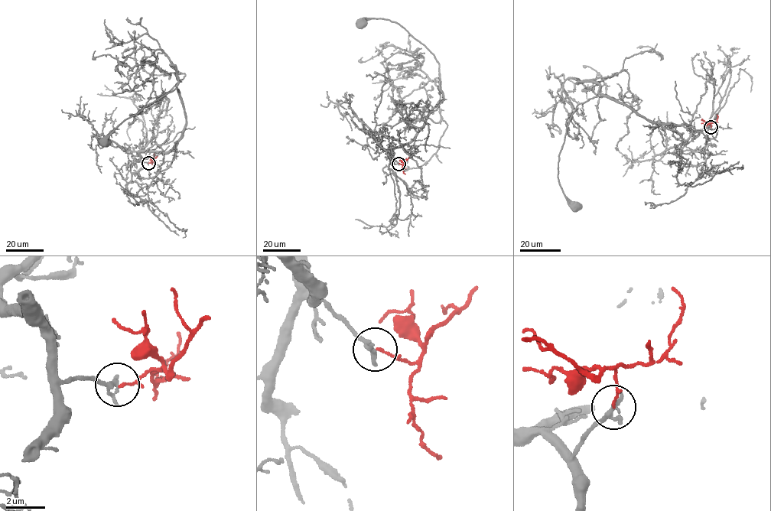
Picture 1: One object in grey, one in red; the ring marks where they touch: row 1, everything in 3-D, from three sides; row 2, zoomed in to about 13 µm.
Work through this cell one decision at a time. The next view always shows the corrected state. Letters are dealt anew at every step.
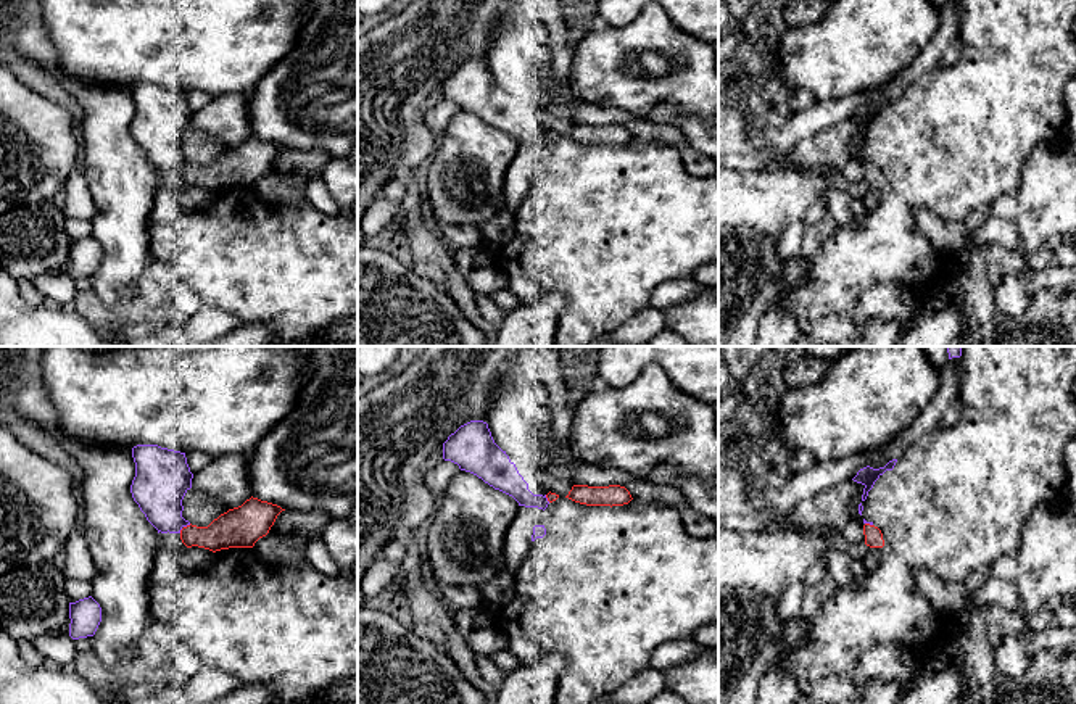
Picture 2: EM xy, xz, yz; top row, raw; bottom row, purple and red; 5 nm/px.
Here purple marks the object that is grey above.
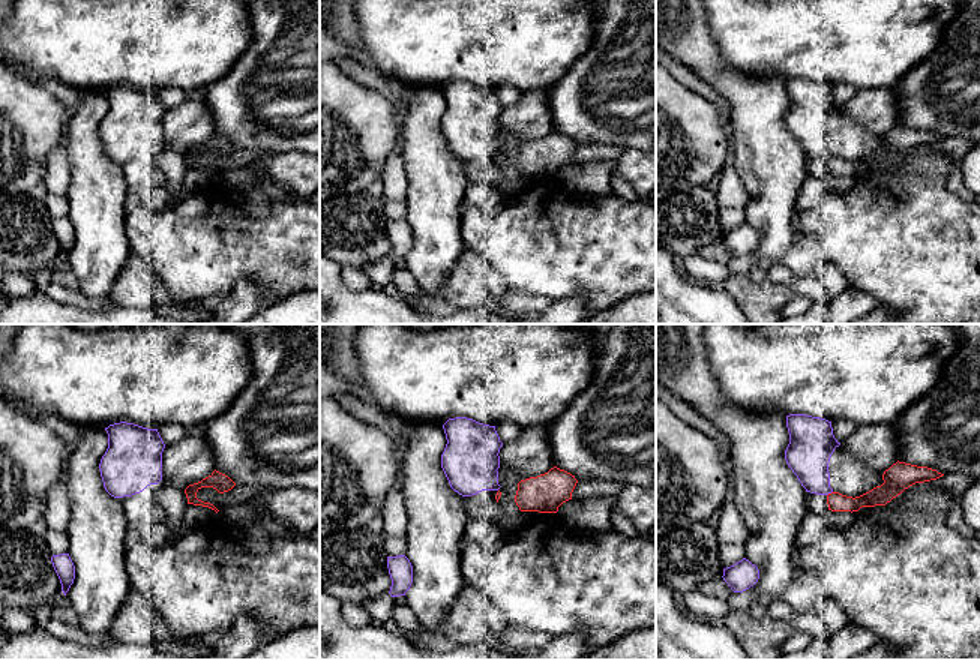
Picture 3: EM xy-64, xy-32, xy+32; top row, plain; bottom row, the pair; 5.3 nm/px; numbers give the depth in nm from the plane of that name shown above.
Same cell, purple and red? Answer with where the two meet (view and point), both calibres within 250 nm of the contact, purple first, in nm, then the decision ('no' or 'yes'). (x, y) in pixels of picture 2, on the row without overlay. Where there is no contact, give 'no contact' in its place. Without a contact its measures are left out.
contact xy (184, 165); calibres 260 and 190 nm; no

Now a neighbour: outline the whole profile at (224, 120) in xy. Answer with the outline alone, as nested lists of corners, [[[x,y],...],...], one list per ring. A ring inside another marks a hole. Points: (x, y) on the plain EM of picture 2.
[[[224,93],[193,113],[192,126],[224,148],[242,145],[253,135],[248,118],[248,95]]]

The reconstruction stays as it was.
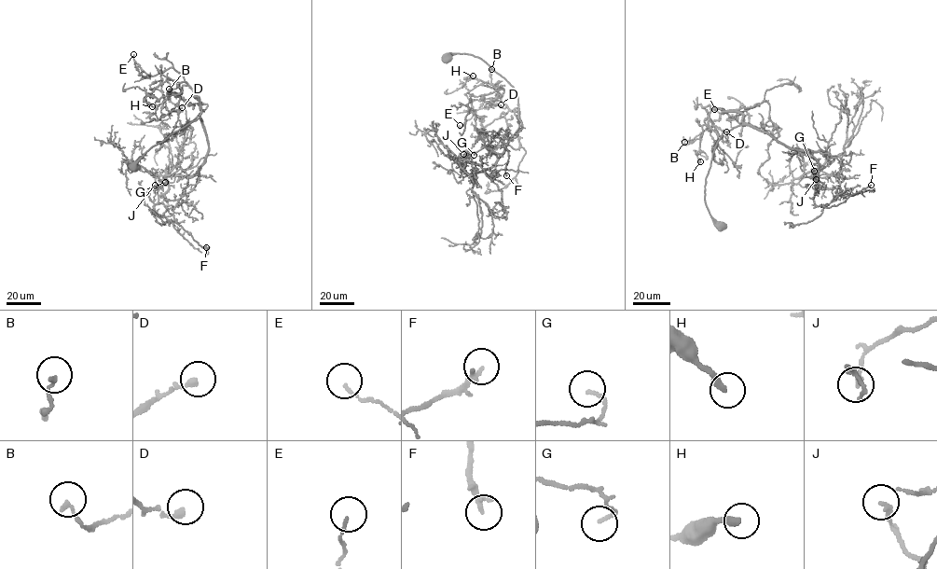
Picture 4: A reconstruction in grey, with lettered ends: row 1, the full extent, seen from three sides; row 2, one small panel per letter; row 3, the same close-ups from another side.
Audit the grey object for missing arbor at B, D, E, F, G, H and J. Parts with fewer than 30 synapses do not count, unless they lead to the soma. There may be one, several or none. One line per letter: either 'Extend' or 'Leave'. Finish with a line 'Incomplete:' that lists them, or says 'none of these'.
B: Leave
D: Leave
E: Leave
F: Leave
G: Leave
H: Leave
J: Leave
Incomplete: none of these

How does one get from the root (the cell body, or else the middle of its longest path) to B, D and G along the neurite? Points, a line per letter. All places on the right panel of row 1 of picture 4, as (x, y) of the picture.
B: (720, 225), (706, 206), (705, 179), (720, 137), (745, 124), (742, 114), (712, 109), (702, 135), (684, 142)
D: (720, 225), (705, 179), (720, 137), (745, 123), (712, 109), (708, 125), (723, 141), (726, 131)
G: (720, 225), (705, 186), (723, 132), (750, 124), (786, 145), (841, 160), (837, 176), (814, 177), (814, 171)

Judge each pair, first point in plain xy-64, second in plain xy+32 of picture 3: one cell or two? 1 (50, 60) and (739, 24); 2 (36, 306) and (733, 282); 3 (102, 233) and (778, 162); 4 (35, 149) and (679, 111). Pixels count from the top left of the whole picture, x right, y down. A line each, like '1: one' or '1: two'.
1: one
2: two
3: one
4: one

